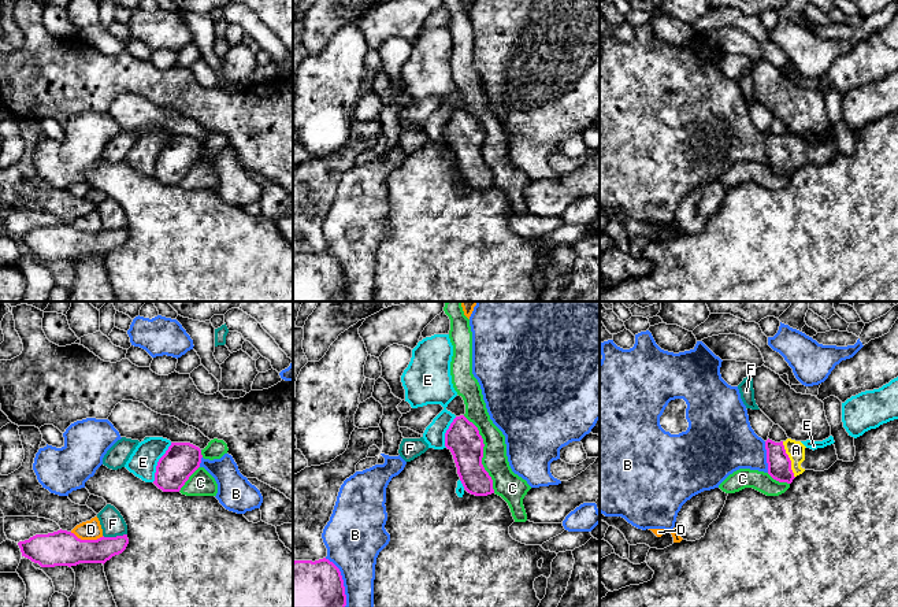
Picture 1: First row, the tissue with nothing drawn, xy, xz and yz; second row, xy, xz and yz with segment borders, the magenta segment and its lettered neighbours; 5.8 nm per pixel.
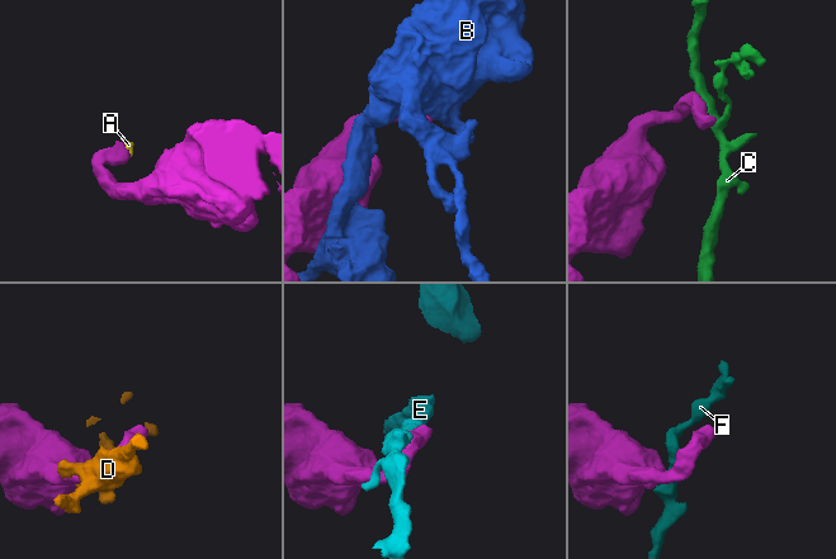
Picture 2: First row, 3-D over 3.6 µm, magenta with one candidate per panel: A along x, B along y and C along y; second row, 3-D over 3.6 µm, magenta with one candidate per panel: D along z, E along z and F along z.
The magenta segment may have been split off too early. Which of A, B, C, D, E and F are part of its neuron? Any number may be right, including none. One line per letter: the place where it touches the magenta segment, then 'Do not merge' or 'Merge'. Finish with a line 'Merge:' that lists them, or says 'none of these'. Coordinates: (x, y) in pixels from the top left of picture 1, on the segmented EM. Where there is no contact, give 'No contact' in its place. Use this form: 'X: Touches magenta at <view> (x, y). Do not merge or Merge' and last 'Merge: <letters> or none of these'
A: Touches magenta at yz (789, 459). Merge
B: Touches magenta at xz (342, 581). Do not merge
C: Touches magenta at xz (482, 454). Do not merge
D: Touches magenta at xy (86, 540). Do not merge
E: Touches magenta at xy (158, 462). Do not merge
F: Touches magenta at xy (114, 537). Do not merge
Merge: A

